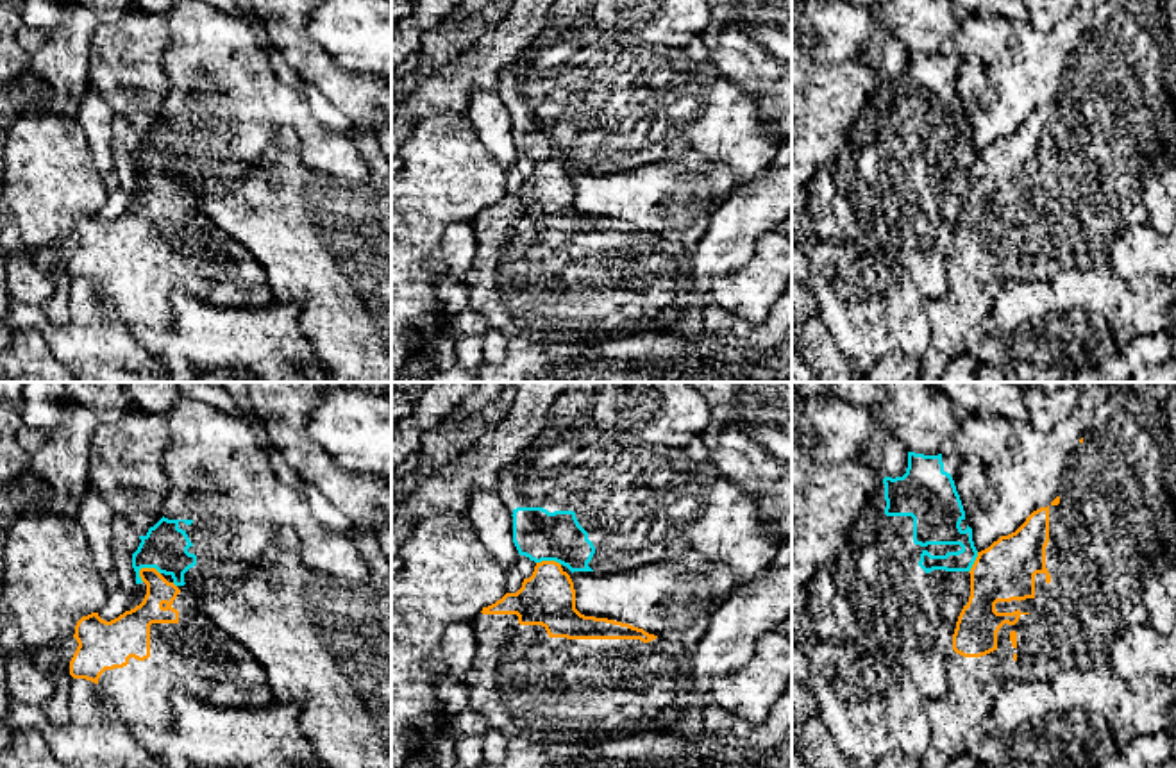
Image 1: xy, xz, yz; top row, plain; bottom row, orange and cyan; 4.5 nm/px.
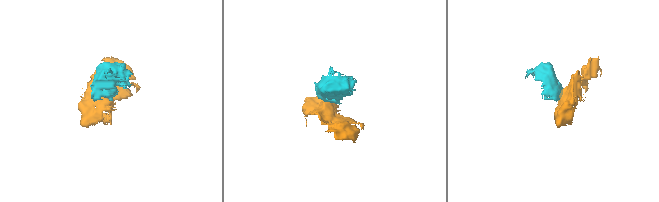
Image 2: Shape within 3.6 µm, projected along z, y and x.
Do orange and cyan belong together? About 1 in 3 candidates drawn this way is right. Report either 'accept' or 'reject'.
reject

